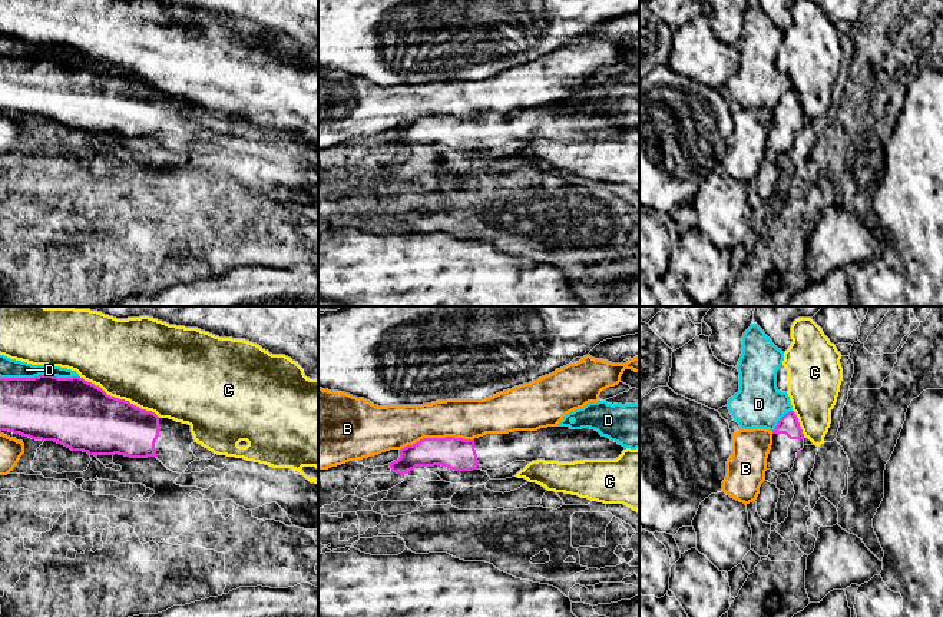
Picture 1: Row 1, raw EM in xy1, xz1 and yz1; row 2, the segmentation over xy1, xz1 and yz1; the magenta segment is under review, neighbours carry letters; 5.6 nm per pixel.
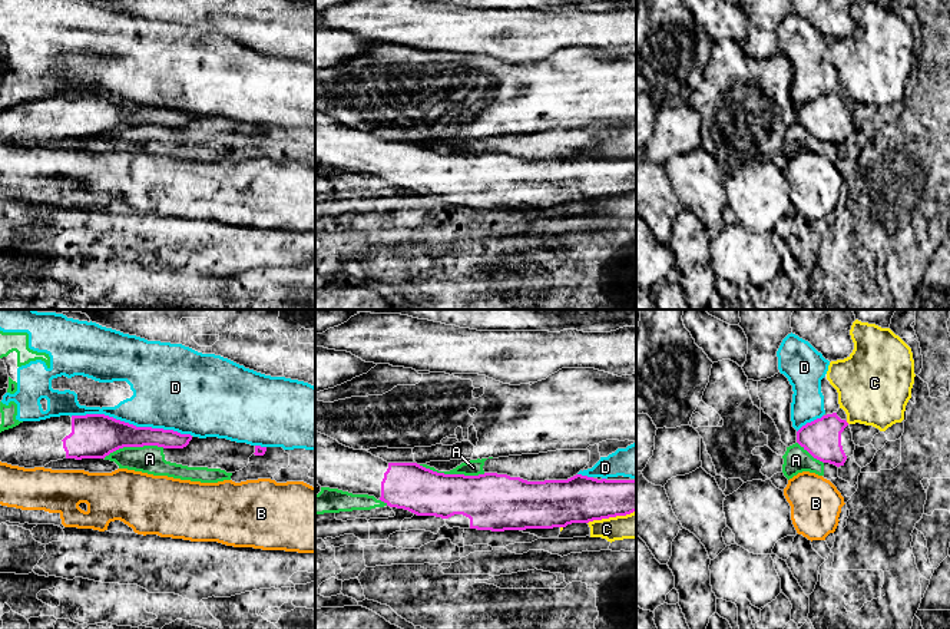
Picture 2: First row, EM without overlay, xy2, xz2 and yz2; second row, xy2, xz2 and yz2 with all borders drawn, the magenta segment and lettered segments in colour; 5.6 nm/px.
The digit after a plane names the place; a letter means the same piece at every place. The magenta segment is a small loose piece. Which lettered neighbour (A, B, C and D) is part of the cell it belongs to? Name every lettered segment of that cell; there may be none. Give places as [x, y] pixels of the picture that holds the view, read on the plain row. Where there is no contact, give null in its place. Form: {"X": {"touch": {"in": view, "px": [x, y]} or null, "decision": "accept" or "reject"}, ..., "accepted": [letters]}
{"A": {"touch": {"in": "xz2", "px": [452, 154]}, "decision": "reject"}, "B": {"touch": {"in": "xz1", "px": [436, 118]}, "decision": "reject"}, "C": {"touch": {"in": "xy1", "px": [129, 82]}, "decision": "reject"}, "D": {"touch": {"in": "xy2", "px": [131, 103]}, "decision": "reject"}, "accepted": []}

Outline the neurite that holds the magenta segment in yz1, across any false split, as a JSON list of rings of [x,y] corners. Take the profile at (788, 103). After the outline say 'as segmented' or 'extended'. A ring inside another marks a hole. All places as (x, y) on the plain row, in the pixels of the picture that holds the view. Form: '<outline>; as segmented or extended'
[[[794,90],[784,93],[772,110],[772,125],[767,137],[767,149],[777,155],[788,153],[797,135],[804,127],[804,113]]]; extended

